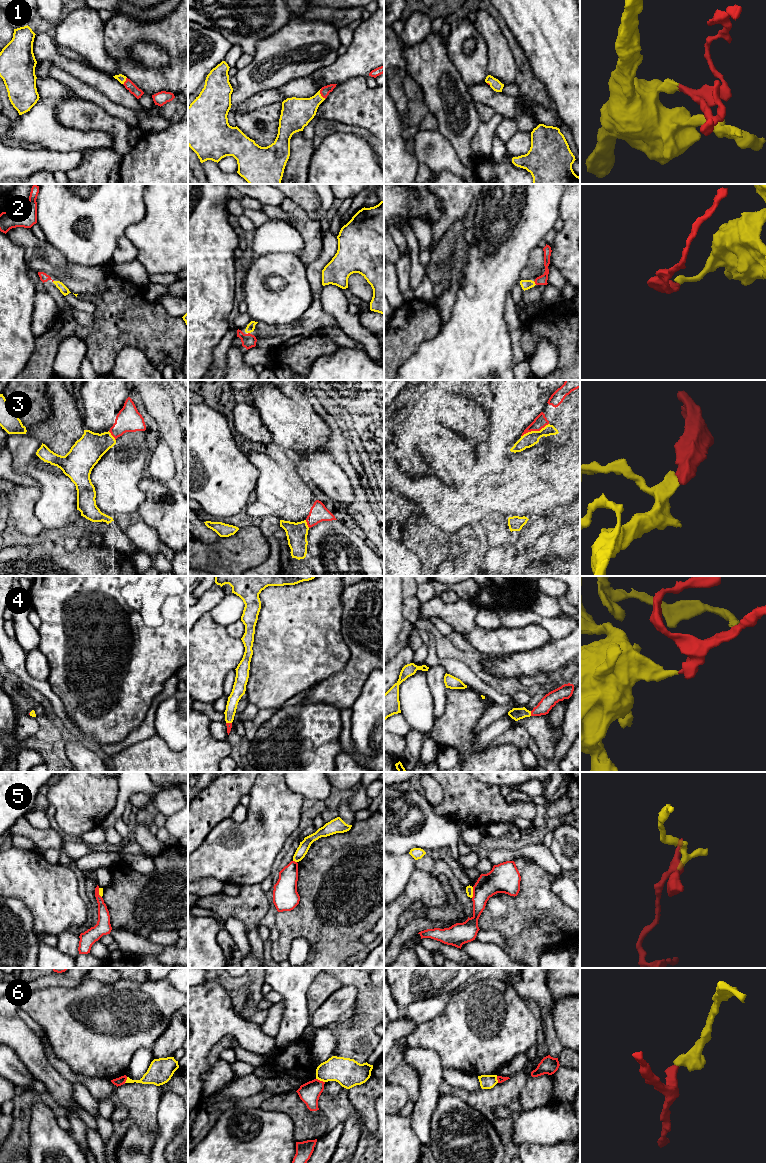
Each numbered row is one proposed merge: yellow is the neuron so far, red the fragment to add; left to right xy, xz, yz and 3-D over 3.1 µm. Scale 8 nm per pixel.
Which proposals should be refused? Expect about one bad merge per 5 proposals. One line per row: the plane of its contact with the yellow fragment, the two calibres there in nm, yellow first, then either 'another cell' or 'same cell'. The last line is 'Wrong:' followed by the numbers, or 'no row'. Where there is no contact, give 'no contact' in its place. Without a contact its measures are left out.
1: contact in xz; calibres 240 and 70 nm; same cell
2: contact in yz; calibres 80 and 80 nm; same cell
3: contact in yz; calibres 120 and 100 nm; same cell
4: contact in yz; calibres 100 and 110 nm; same cell
5: contact in yz; calibres 60 and 220 nm; another cell
6: contact in xz; calibres 220 and 170 nm; another cell
Wrong: 5, 6

